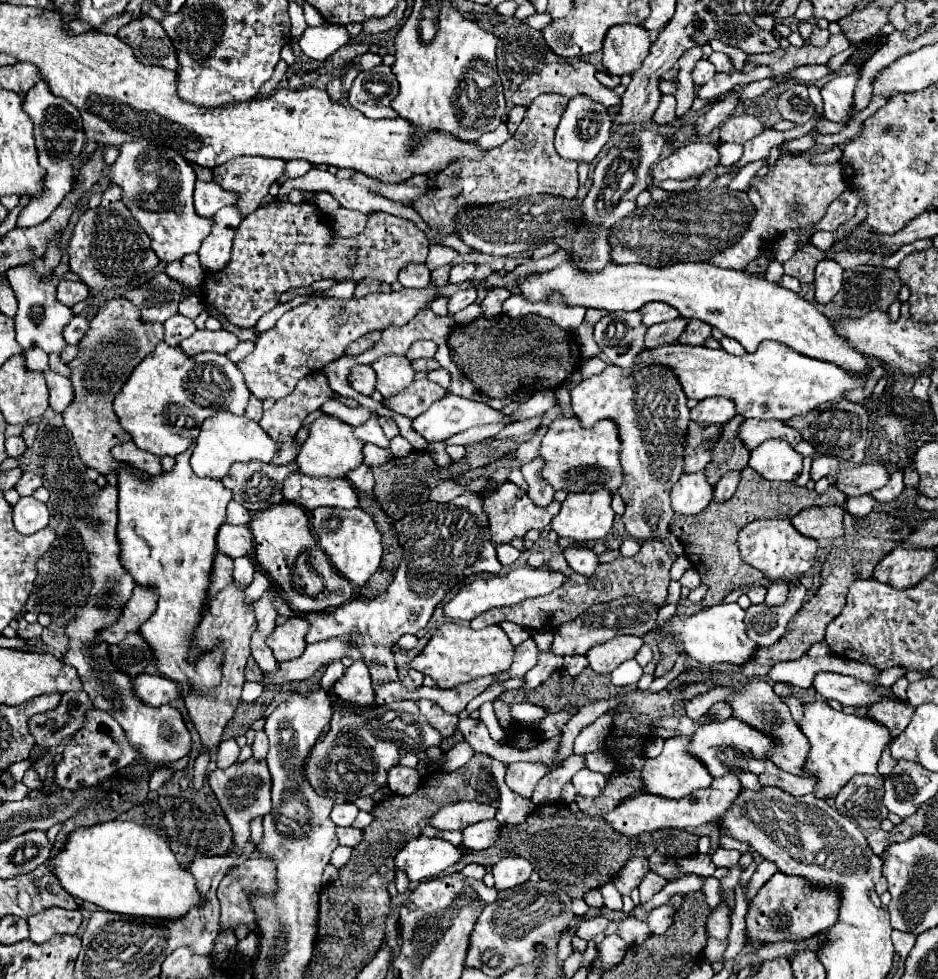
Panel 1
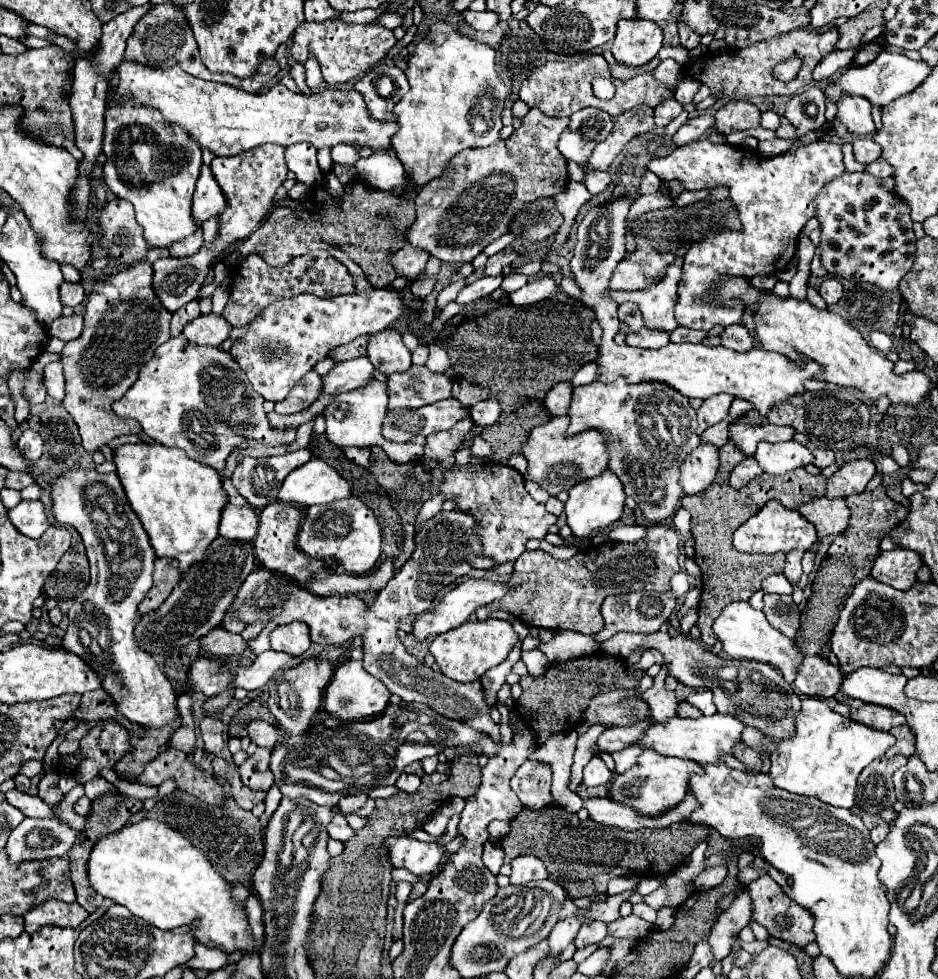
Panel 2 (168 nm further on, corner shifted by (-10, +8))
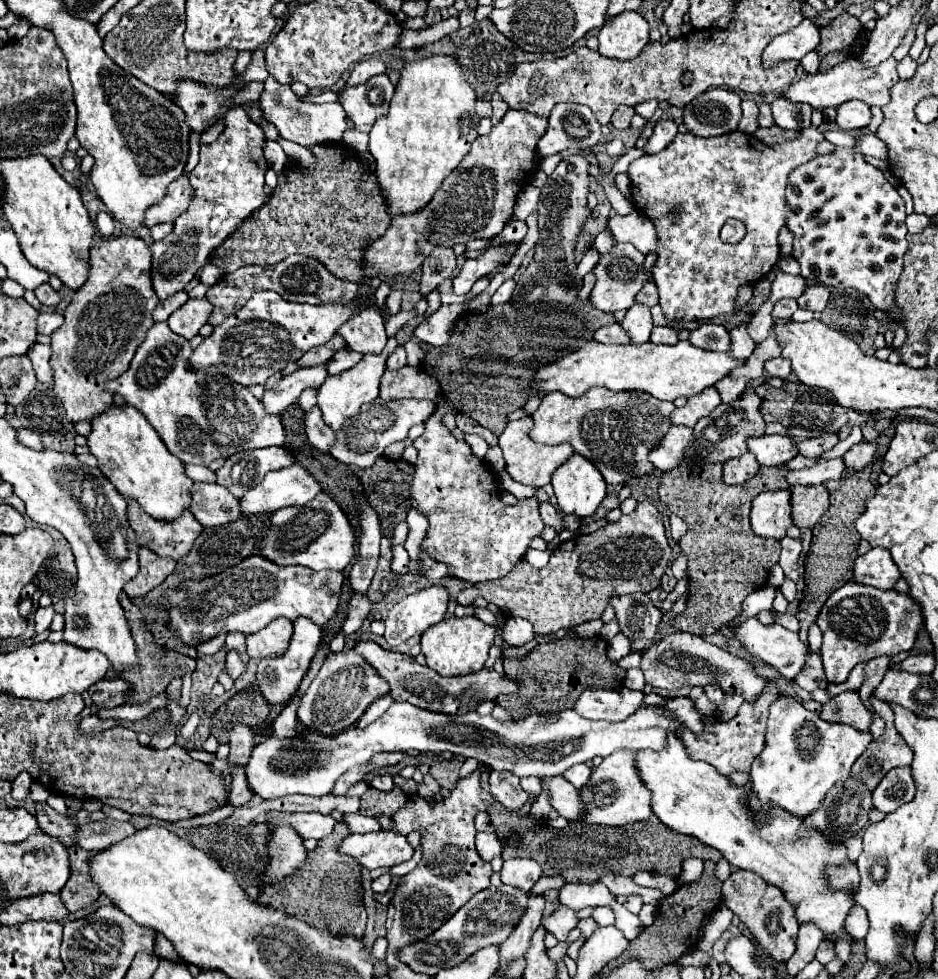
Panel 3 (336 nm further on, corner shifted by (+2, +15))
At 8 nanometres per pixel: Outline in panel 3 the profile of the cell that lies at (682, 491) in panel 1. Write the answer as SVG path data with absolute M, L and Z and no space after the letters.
M671 425L669 433L665 433L665 437L661 439L661 445L655 445L653 453L649 453L649 461L661 471L671 471L675 463L685 457L683 451L691 443L691 433L691 429Z

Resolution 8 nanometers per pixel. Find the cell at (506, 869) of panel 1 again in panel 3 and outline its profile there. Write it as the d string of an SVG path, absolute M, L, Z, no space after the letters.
M509 859L503 863L501 869L501 881L505 885L517 887L521 891L531 891L531 887L537 883L537 879L543 875L541 867L533 859Z

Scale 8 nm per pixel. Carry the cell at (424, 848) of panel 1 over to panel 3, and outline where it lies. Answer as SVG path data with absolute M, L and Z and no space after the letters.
M393 831L347 835L341 841L339 851L343 855L355 857L365 869L393 867L413 857L413 849L407 839Z

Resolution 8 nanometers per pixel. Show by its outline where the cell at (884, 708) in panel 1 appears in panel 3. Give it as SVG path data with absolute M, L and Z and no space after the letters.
M845 691L829 699L823 705L823 711L819 717L829 723L851 725L857 731L869 731L869 725L871 725L871 713L861 703L857 691Z

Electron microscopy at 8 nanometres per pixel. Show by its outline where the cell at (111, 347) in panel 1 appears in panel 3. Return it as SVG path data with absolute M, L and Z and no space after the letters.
M119 235L91 243L91 271L85 285L67 305L65 323L51 335L51 367L55 371L55 395L63 401L69 419L93 419L113 405L113 393L105 389L109 379L129 369L129 363L153 325L153 309L159 299L151 285L151 249L135 235Z

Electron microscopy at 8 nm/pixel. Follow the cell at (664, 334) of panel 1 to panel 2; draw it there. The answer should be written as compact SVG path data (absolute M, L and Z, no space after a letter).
M641 328L639 332L633 332L625 338L629 346L639 346L639 348L663 348L669 344L669 332L657 332L657 330L647 330Z

